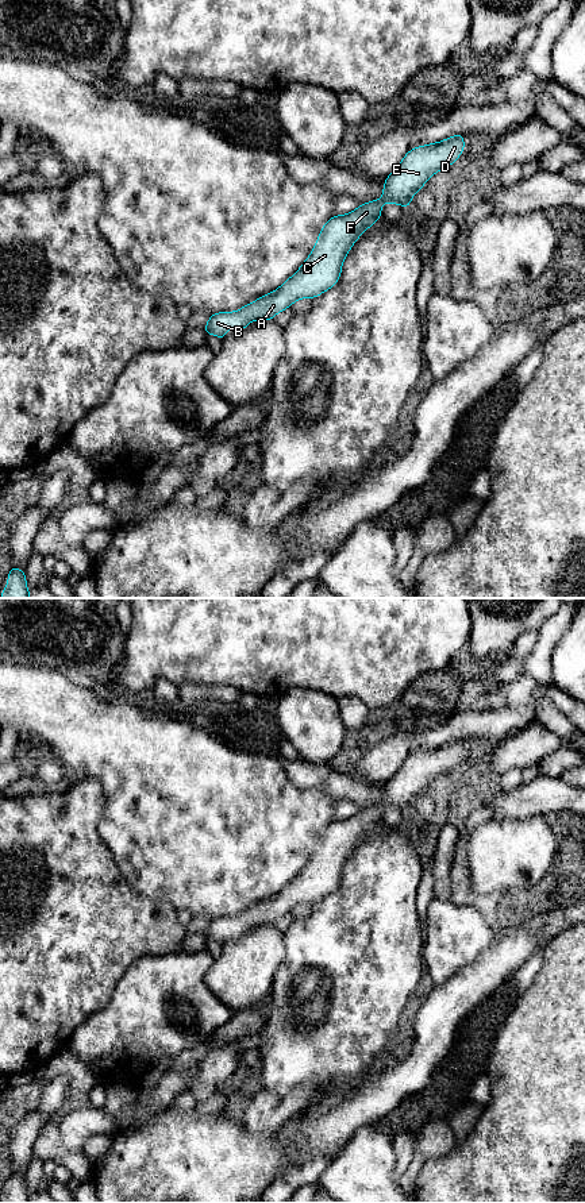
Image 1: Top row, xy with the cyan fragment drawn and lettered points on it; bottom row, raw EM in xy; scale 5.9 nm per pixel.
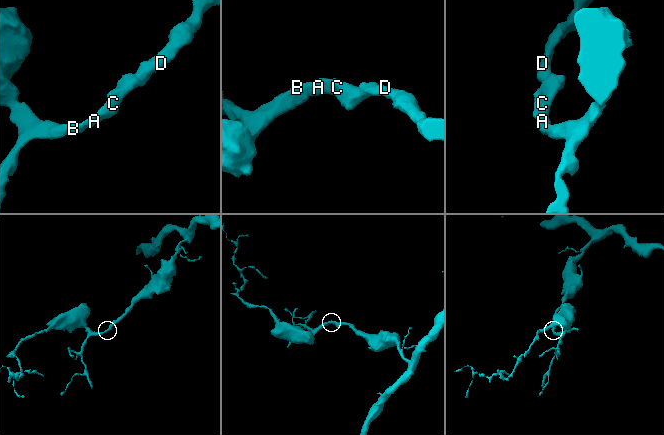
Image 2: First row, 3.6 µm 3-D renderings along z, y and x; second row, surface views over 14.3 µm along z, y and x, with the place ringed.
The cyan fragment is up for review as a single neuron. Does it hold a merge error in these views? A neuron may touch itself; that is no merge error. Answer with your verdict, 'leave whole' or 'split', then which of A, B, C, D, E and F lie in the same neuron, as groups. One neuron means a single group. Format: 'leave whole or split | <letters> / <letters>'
leave whole | A B C D E F

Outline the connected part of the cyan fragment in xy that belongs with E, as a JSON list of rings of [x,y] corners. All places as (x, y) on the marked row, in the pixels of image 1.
[[[465,135],[409,150],[384,182],[382,197],[347,213],[332,216],[322,228],[317,242],[301,267],[274,292],[257,298],[236,312],[211,313],[203,328],[208,335],[226,339],[226,329],[239,332],[250,321],[272,320],[299,298],[315,298],[339,279],[342,263],[357,239],[381,217],[384,203],[409,208],[413,194],[436,171],[454,163],[465,150]]]

